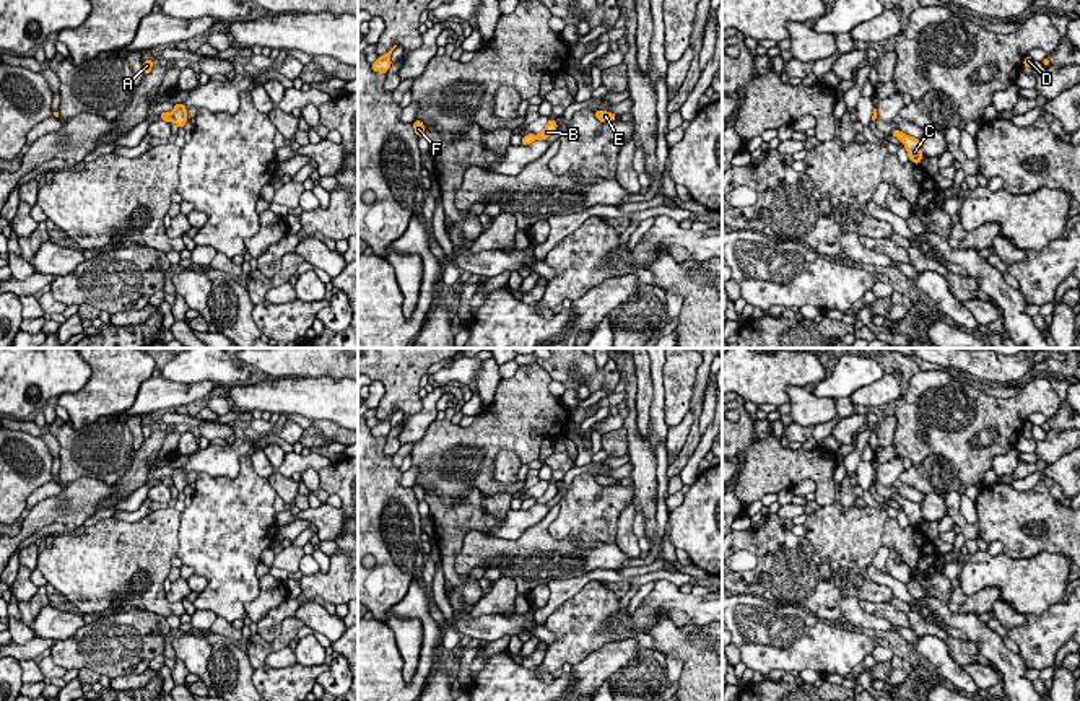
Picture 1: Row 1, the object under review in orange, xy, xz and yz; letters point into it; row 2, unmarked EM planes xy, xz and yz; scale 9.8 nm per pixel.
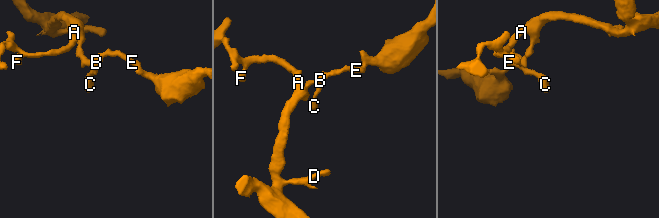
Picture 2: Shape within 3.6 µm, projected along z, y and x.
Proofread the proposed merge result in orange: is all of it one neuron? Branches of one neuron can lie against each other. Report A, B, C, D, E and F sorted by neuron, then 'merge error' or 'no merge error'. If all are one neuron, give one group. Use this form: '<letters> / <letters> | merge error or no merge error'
A D F / B C E | merge error

